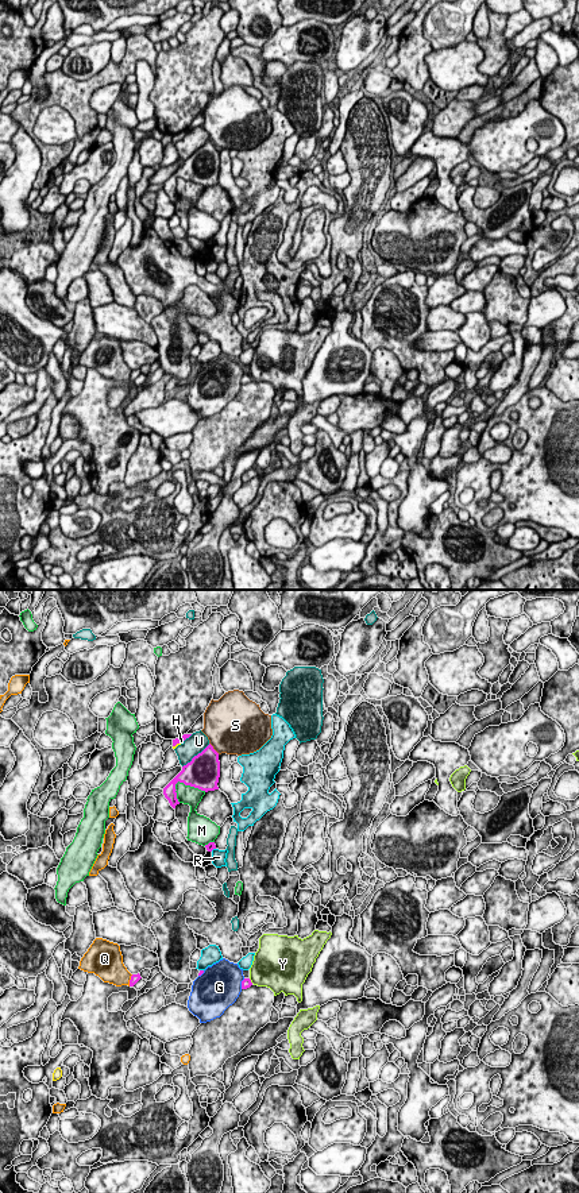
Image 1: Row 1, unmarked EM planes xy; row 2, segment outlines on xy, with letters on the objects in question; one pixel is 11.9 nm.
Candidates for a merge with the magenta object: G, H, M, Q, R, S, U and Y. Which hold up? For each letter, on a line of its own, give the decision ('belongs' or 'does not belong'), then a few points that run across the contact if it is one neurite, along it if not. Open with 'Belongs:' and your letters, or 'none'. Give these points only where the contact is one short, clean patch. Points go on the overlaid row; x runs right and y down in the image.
Belongs: H
G: does not belong
H: belongs | xy (184, 737), (177, 742), (181, 741)
M: does not belong
Q: does not belong
R: does not belong
S: does not belong
U: does not belong
Y: does not belong | xy (249, 979), (253, 983)

